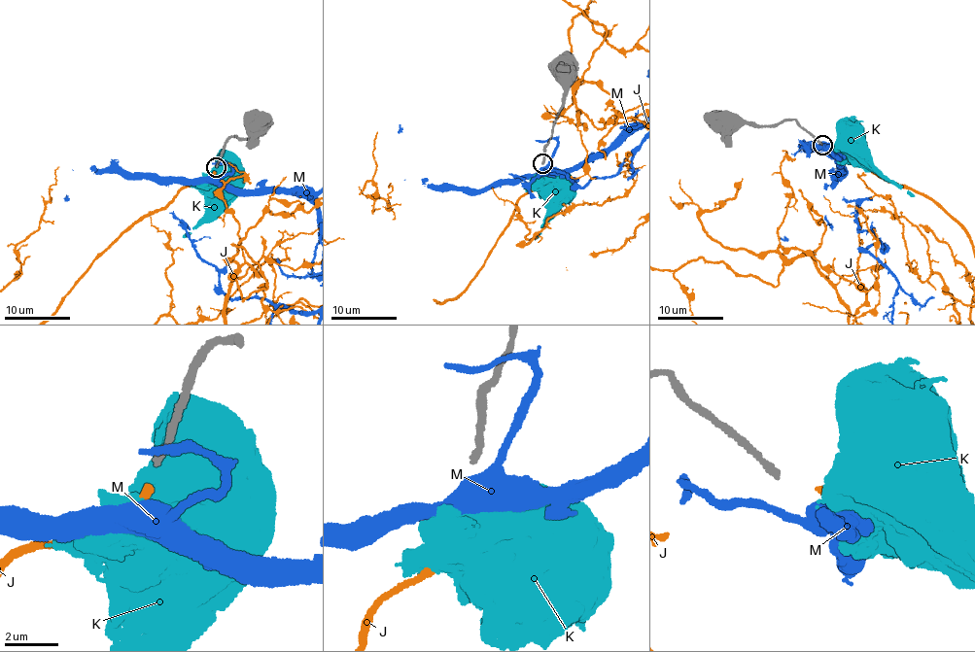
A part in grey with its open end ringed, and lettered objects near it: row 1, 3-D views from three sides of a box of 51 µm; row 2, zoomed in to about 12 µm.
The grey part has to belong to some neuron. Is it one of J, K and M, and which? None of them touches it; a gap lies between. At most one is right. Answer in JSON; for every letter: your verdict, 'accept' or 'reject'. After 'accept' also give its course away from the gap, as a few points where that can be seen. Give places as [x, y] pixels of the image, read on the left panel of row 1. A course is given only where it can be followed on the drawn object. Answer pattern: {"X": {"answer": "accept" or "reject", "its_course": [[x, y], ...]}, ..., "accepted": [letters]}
{"J": {"answer": "accept"}, "K": {"answer": "reject"}, "M": {"answer": "reject"}, "accepted": ["J"]}

